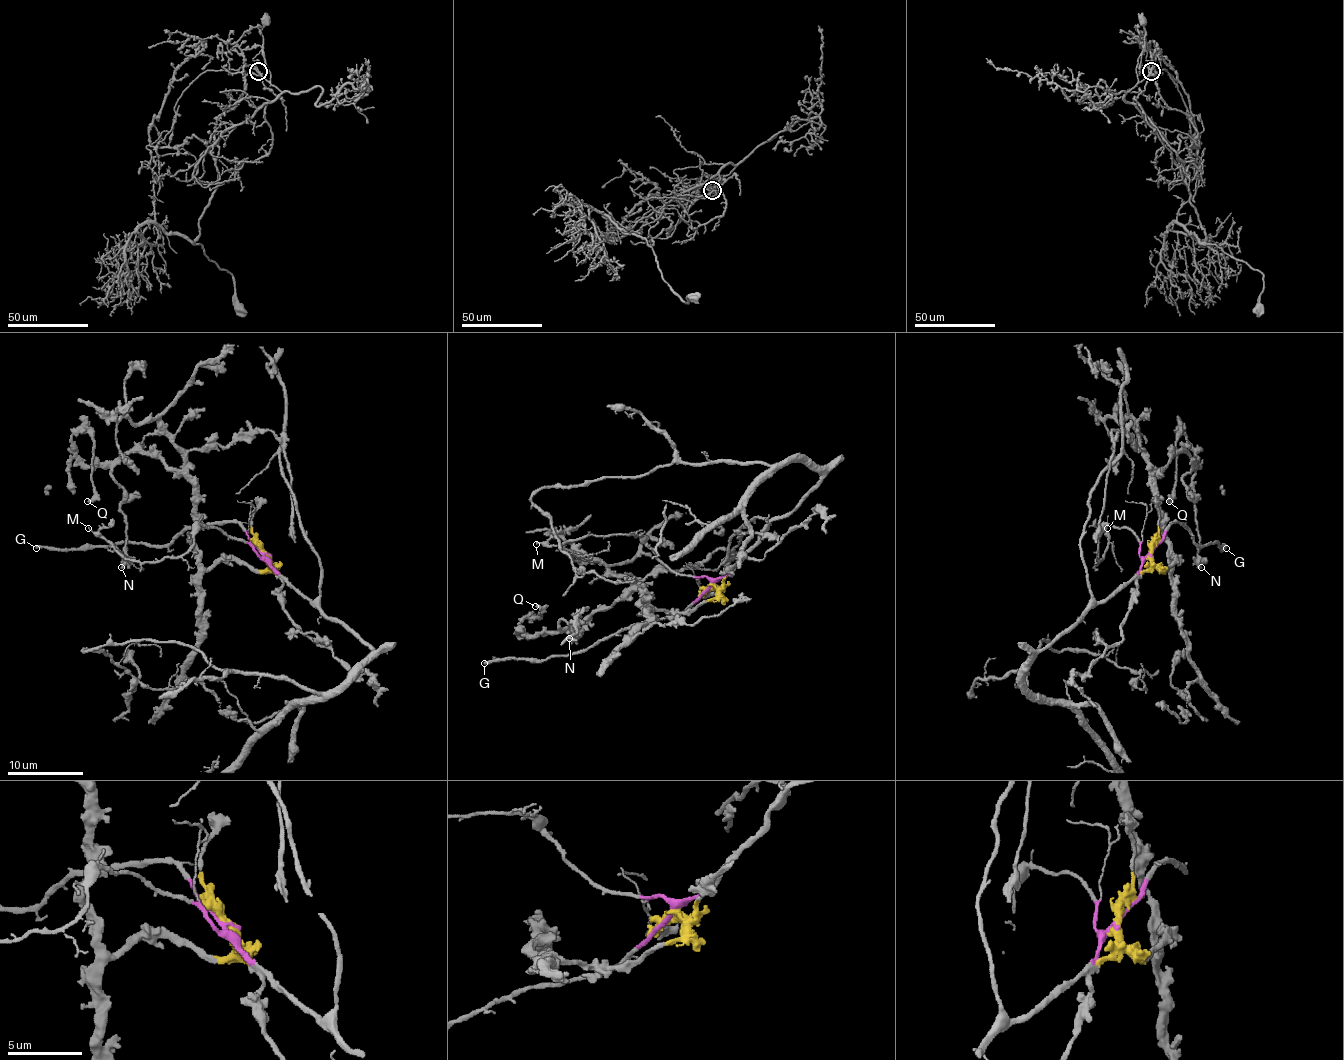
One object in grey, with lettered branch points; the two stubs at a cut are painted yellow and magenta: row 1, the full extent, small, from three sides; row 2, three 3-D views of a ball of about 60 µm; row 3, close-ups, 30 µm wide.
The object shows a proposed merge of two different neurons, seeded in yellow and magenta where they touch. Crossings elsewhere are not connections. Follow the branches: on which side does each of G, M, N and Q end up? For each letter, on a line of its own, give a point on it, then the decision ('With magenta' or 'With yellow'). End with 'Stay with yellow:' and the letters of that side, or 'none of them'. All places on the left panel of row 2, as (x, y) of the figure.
G: Place: (36, 548). With magenta
M: Place: (88, 528). With magenta
N: Place: (121, 567). With yellow
Q: Place: (87, 501). With yellow
Stay with yellow: N, Q

